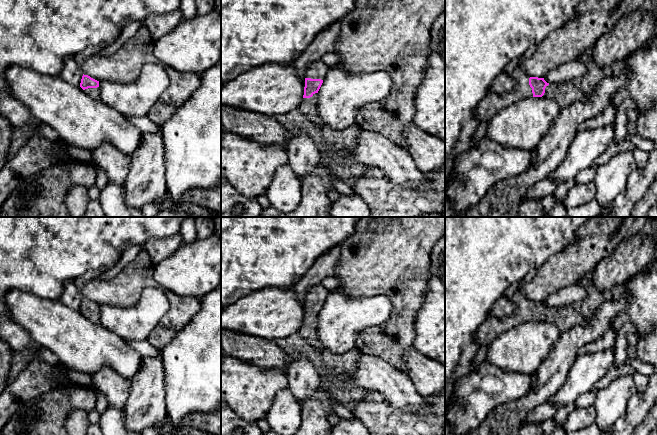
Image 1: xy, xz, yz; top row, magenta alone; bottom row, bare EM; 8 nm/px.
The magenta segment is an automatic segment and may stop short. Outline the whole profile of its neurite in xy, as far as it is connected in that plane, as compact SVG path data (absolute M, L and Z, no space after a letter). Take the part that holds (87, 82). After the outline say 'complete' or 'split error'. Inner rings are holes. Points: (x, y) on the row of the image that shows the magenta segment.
M88 75L82 76L80 87L93 99L100 99L99 81Z; split error

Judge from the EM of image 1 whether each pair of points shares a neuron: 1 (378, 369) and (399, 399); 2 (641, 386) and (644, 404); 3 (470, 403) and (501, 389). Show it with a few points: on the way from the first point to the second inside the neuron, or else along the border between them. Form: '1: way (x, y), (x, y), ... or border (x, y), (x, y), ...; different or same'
1: way (383, 376), (399, 392); same
2: border (646, 388), (643, 391), (637, 392); different
3: way (478, 395), (484, 389), (493, 389); same

